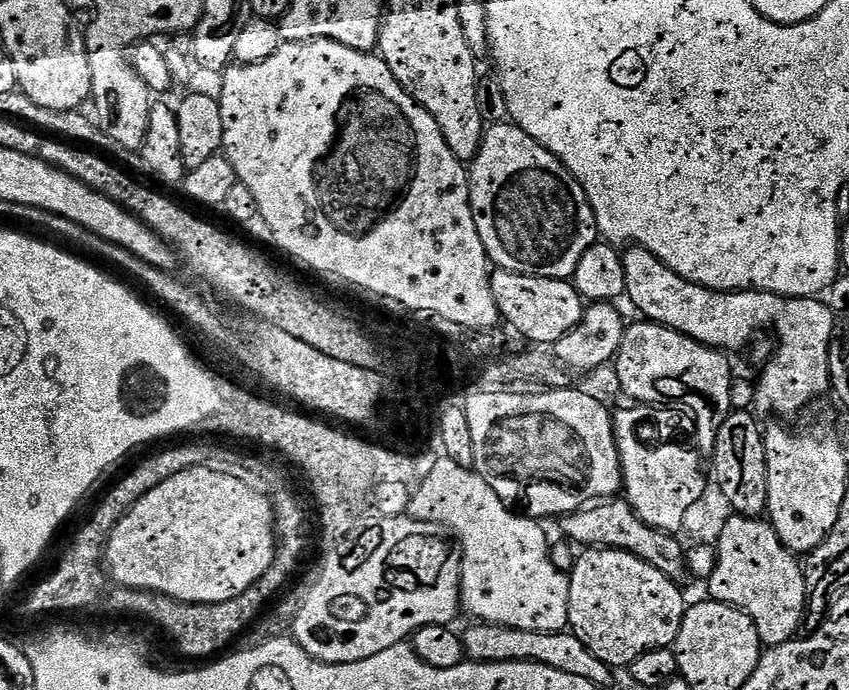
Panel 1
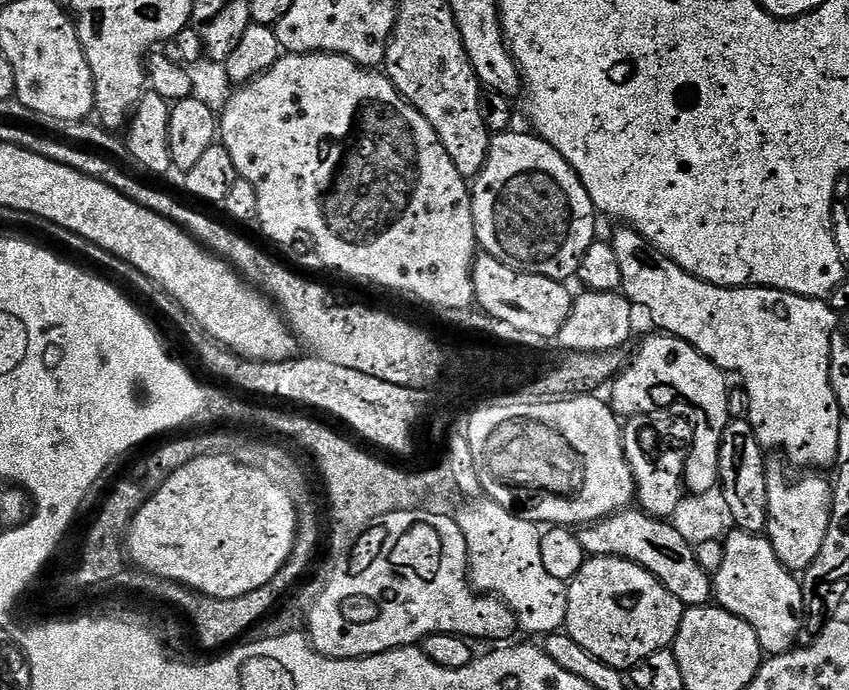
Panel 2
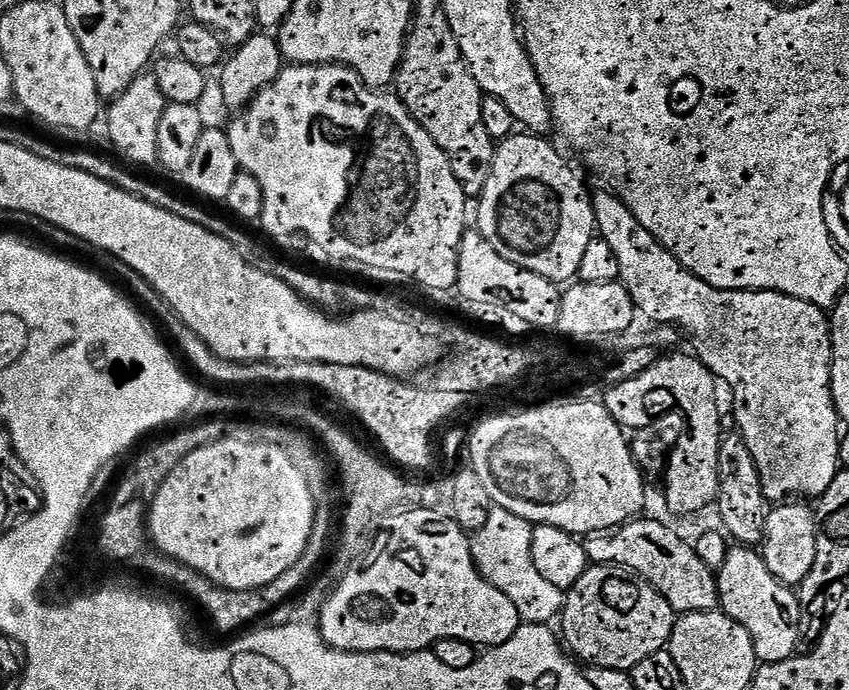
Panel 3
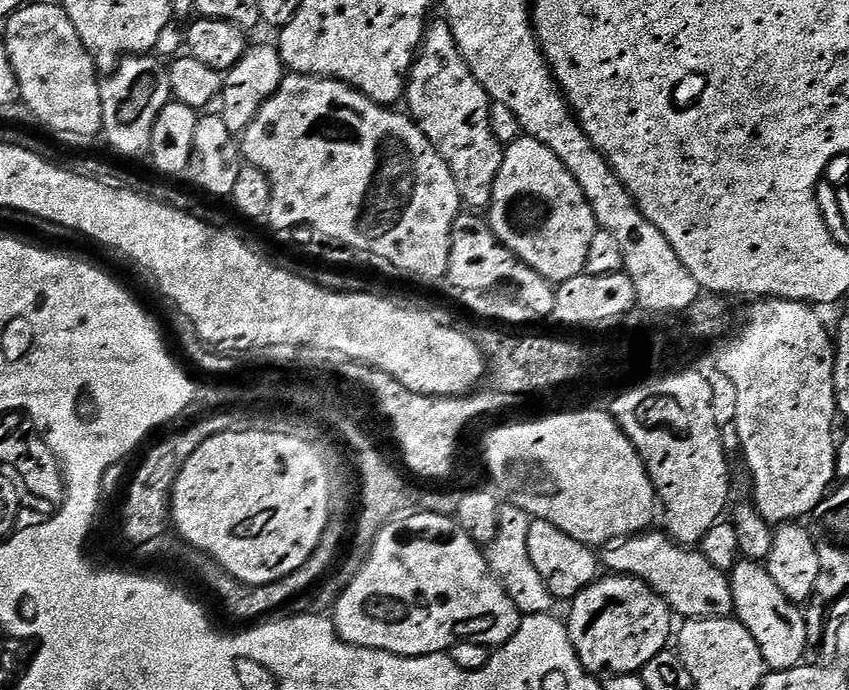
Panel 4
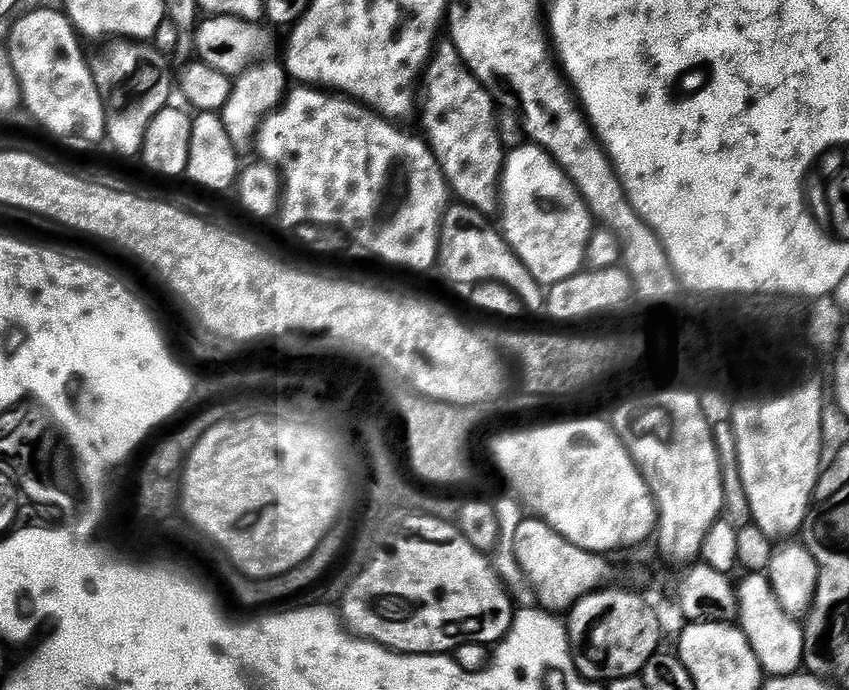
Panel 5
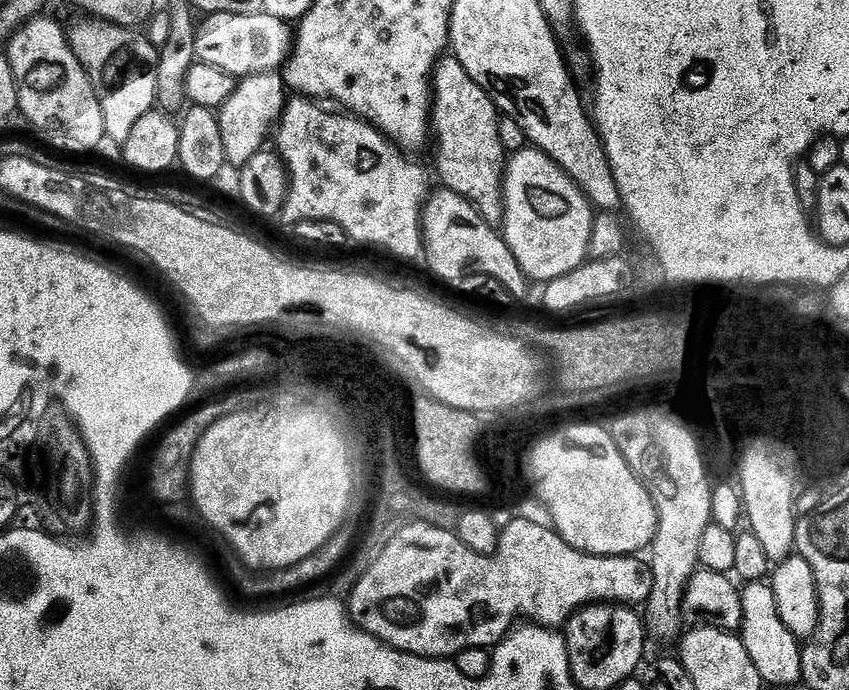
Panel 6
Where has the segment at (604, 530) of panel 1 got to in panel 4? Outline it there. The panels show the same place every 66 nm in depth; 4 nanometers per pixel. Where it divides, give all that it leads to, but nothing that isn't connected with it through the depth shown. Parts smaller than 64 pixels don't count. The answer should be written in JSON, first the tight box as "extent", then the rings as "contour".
{"extent":[599,531,734,621],"contour":[[[652,531],[627,537],[605,547],[599,553],[599,563],[603,567],[605,564],[609,573],[643,580],[677,617],[684,616],[685,621],[729,619],[734,612],[729,573],[712,565],[700,550],[677,544],[667,531]]]}

